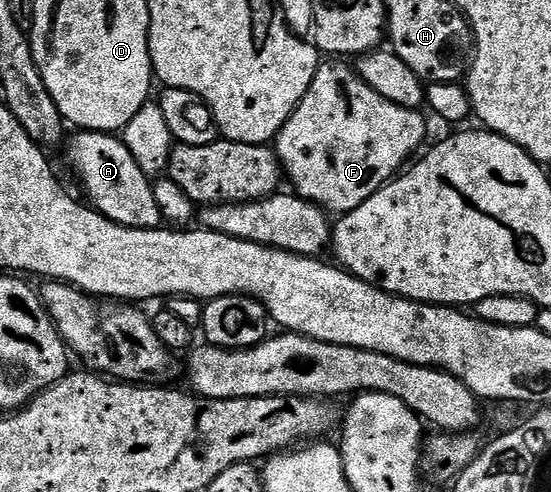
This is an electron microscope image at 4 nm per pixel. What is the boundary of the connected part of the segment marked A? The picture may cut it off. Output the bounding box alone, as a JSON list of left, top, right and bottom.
[68,130,162,228]

